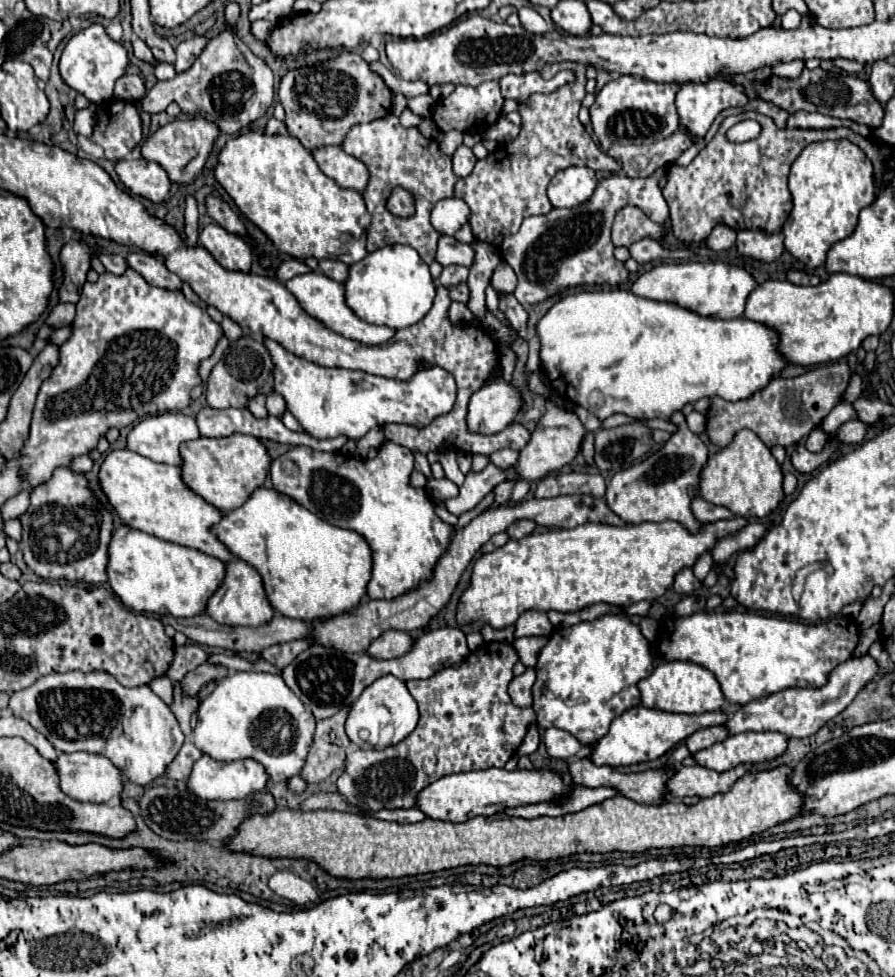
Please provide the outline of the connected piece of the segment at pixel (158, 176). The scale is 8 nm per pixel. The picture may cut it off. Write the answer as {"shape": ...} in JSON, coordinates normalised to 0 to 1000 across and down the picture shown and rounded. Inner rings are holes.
{"shape":[[[135,163],[128,169],[133,185],[153,202],[162,202],[171,208],[180,208],[189,193],[191,185],[187,177],[171,165],[162,163]]]}

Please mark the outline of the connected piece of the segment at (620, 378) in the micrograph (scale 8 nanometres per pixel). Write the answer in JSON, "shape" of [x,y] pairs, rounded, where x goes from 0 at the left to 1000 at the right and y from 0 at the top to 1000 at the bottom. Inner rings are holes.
{"shape":[[[665,298],[665,300],[642,300],[636,302],[627,308],[622,308],[611,322],[600,331],[600,341],[604,345],[604,374],[611,380],[613,392],[616,396],[627,404],[627,406],[636,406],[640,412],[654,417],[658,423],[667,425],[669,429],[678,429],[685,423],[698,423],[703,427],[709,429],[747,429],[752,421],[763,419],[763,415],[768,412],[777,412],[783,406],[806,406],[812,410],[830,410],[837,408],[841,402],[855,398],[859,394],[859,390],[866,384],[873,384],[873,380],[882,374],[877,363],[870,359],[870,341],[853,331],[839,329],[835,324],[823,324],[823,327],[794,327],[794,324],[785,324],[772,316],[765,316],[756,310],[741,310],[741,308],[727,308],[727,306],[718,306],[712,304],[705,298]]]}

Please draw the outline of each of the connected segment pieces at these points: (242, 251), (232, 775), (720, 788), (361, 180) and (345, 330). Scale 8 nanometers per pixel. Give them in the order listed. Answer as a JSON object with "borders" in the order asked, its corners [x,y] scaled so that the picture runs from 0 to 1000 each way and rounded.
{"borders":[[[[231,230],[222,241],[222,251],[231,255],[249,275],[272,279],[280,277],[280,253],[272,245],[256,241],[245,230]]],[[[227,773],[225,779],[216,785],[213,795],[209,797],[211,808],[225,818],[272,818],[280,812],[294,810],[301,799],[296,785],[285,777],[267,777],[267,779],[242,779],[234,773]]],[[[761,783],[754,787],[754,793],[745,799],[745,810],[750,816],[759,816],[759,818],[768,814],[797,816],[801,812],[810,812],[830,793],[832,793],[830,783],[823,783],[808,791],[788,787],[783,783],[777,783],[777,785]]],[[[379,148],[377,150],[356,150],[347,157],[350,157],[356,173],[365,181],[374,183],[381,191],[394,193],[401,198],[408,193],[408,189],[412,185],[412,175],[408,173],[408,169],[401,163],[388,159],[383,155],[383,150],[379,150]]],[[[343,279],[343,281],[332,281],[327,286],[323,286],[318,290],[318,294],[332,304],[332,308],[336,310],[336,314],[352,327],[356,327],[361,333],[365,333],[368,337],[372,337],[374,341],[388,345],[388,347],[397,347],[403,349],[408,353],[426,353],[435,347],[441,345],[441,339],[428,333],[415,333],[406,327],[401,327],[388,312],[385,306],[385,292],[372,288],[370,284],[361,281],[361,279]]]]}

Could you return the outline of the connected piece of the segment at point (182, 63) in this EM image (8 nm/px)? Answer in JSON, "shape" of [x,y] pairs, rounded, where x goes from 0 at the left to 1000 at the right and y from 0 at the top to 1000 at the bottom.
{"shape":[[[218,38],[213,42],[204,42],[196,52],[198,52],[198,62],[196,62],[196,73],[204,75],[209,71],[213,71],[216,62],[225,56],[225,52],[229,50],[231,40],[229,38]]]}

